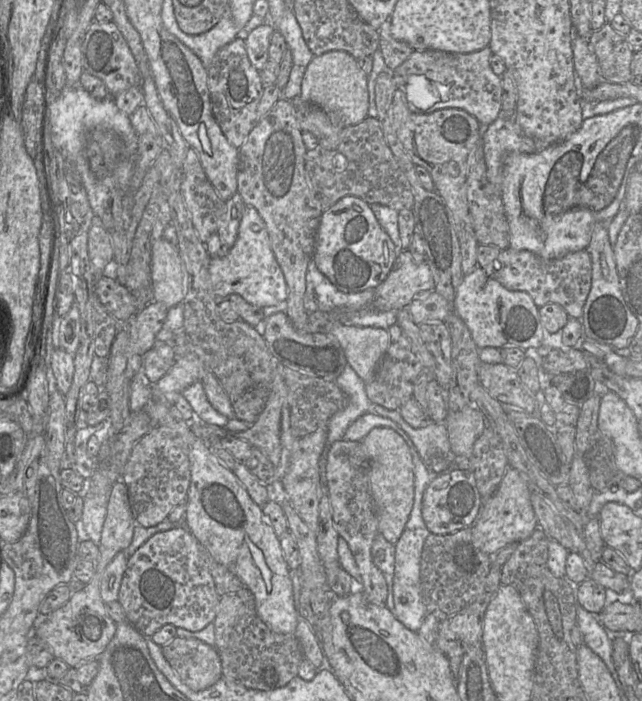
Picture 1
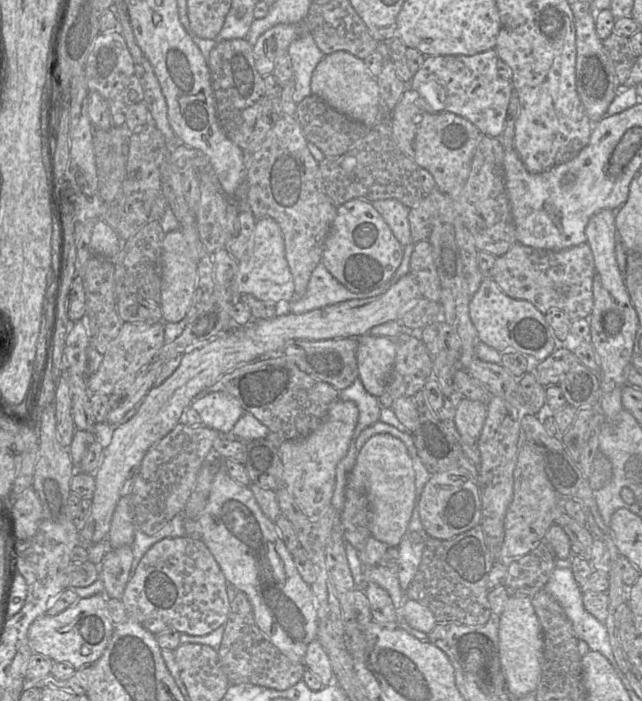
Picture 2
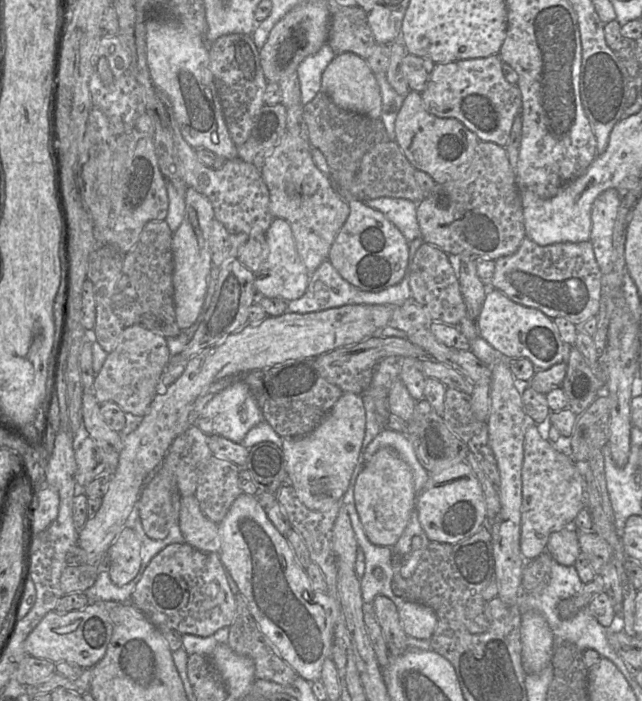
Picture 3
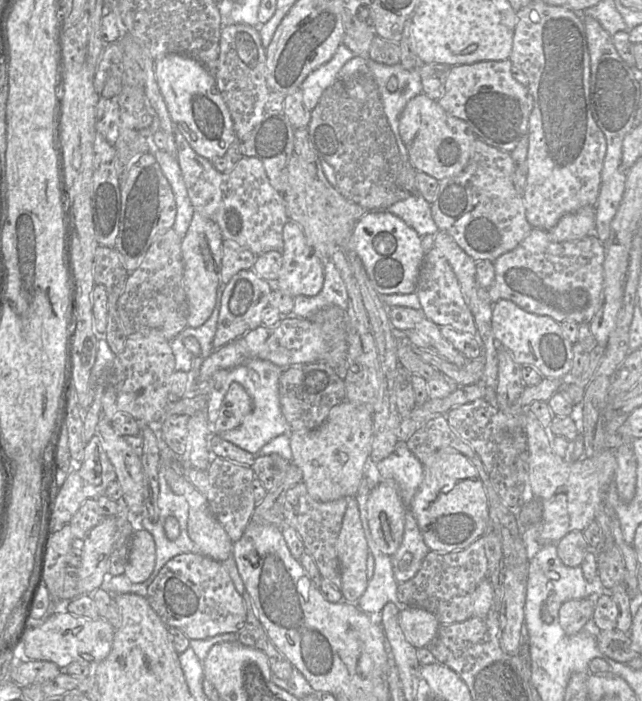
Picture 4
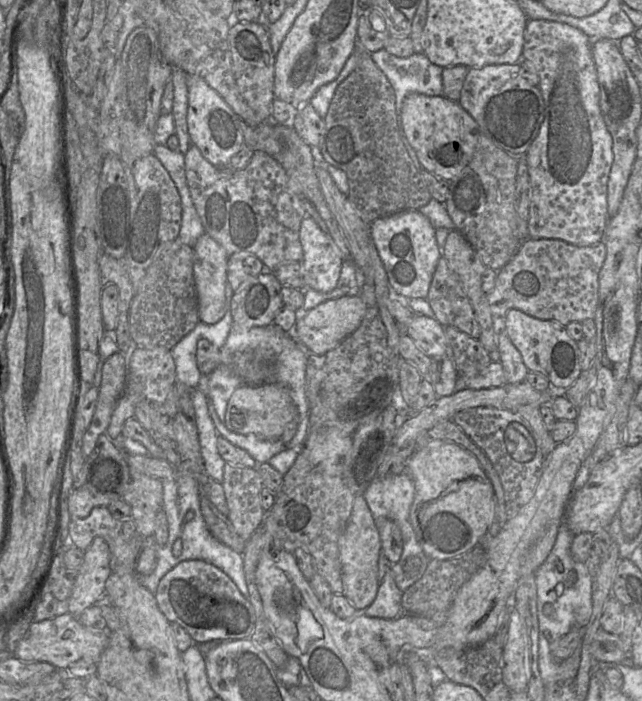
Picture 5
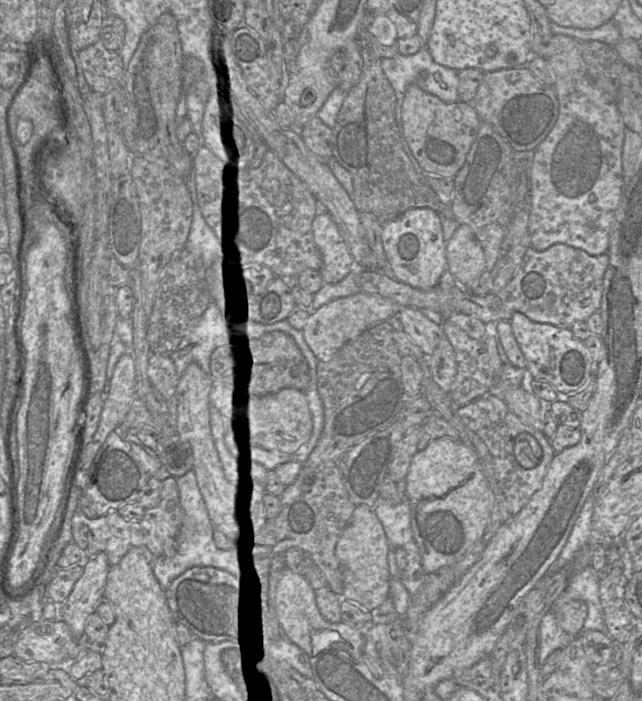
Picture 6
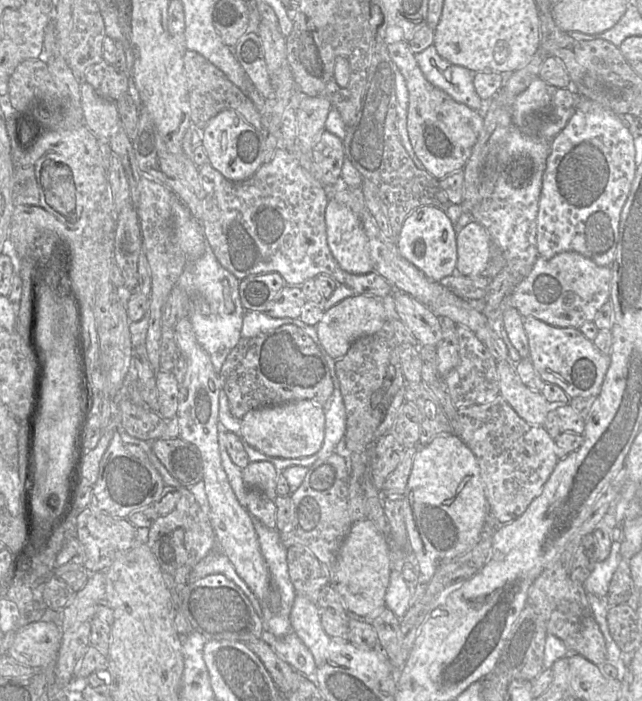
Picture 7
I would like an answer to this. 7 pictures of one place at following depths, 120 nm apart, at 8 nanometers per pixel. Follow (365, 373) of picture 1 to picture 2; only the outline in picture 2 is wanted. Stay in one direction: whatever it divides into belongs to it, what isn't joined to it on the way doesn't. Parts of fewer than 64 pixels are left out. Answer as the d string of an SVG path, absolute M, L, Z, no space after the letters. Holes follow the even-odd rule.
M366 334L357 338L359 378L365 389L375 397L385 390L393 369L396 348L389 337Z

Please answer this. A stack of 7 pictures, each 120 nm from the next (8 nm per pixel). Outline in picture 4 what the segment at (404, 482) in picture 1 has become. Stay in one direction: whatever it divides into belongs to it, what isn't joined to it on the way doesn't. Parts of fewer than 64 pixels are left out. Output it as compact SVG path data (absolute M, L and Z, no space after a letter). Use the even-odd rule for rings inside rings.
M392 480L379 483L369 492L367 520L371 536L380 552L392 556L404 533L406 507Z

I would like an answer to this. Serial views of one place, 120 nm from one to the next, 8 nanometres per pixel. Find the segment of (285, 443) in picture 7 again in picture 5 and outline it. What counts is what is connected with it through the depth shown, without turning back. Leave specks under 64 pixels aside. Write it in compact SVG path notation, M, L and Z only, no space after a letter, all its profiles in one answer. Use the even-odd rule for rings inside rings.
M268 382L257 386L242 385L235 389L222 422L236 434L255 434L261 439L289 443L295 436L298 421L298 411L287 387L277 382Z

